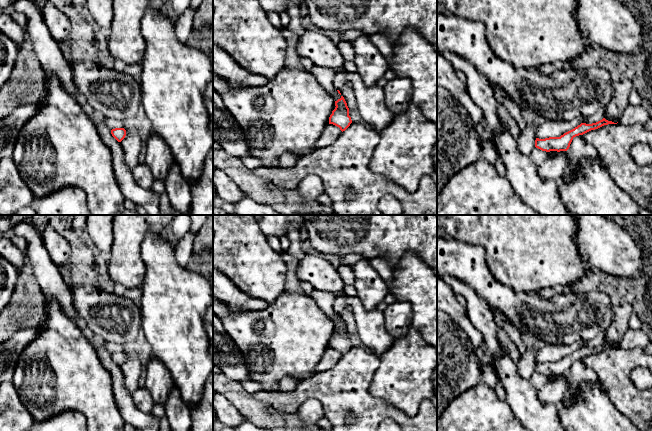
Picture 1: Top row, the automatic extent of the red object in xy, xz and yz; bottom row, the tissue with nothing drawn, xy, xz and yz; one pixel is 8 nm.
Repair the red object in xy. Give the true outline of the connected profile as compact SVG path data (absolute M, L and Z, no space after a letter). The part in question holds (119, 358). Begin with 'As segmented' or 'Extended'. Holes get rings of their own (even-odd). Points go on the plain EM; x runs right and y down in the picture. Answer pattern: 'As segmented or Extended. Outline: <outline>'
As segmented. Outline: M115 352L111 354L111 358L118 366L121 366L126 360L126 354L124 352Z

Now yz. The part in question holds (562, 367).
As segmented. Outline: M605 342L602 344L592 347L592 348L586 348L586 347L581 347L574 353L564 357L560 361L549 361L545 363L539 363L536 362L535 364L535 371L546 376L550 375L567 375L570 371L570 368L573 364L574 361L583 359L591 354L598 353L604 349L608 348L617 348L612 345L608 345Z

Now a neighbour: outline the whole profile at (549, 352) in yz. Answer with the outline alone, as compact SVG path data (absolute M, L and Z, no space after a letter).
M579 341L569 345L544 345L536 354L535 360L539 363L545 363L549 361L560 361L564 357L574 353L586 342Z

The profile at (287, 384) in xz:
M285 376L283 379L280 380L278 385L281 392L289 392L294 390L298 384L299 382L296 381L294 378Z

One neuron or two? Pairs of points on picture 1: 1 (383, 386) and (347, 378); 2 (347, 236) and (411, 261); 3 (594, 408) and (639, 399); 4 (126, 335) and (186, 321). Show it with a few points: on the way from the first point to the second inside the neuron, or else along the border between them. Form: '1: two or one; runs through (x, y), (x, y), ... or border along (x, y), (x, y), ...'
1: two; border along (380, 361), (369, 392), (385, 402)
2: two; border along (425, 263), (413, 252), (406, 251), (393, 270)
3: two; border along (600, 384), (611, 402), (630, 420)
4: two; border along (138, 305), (141, 327)

